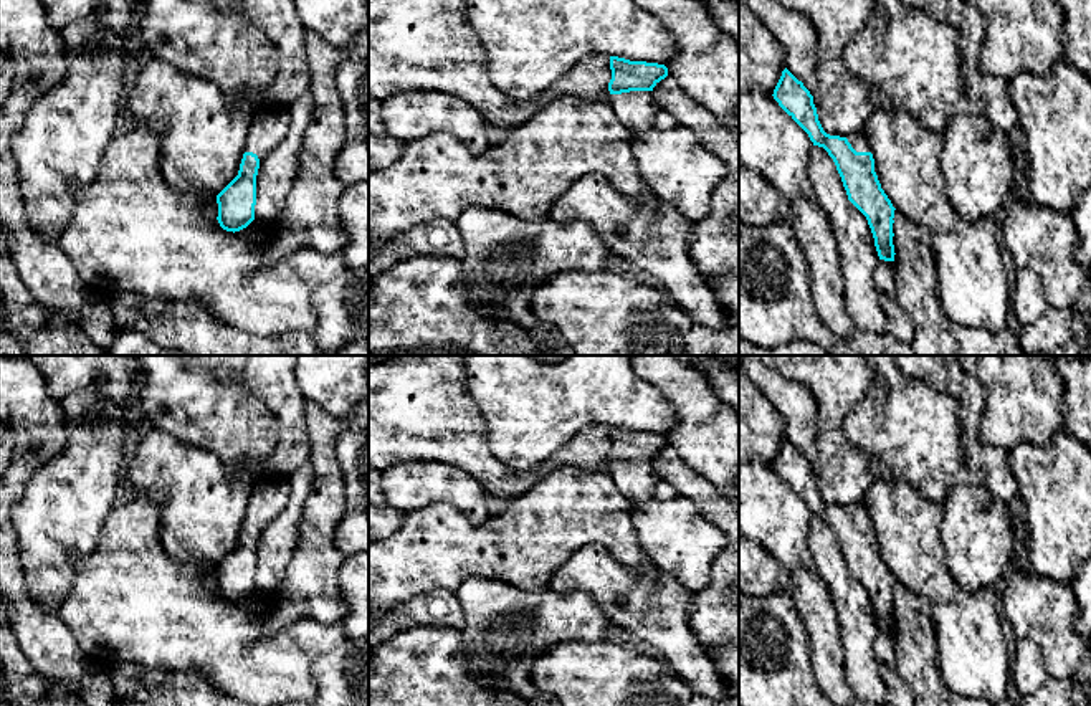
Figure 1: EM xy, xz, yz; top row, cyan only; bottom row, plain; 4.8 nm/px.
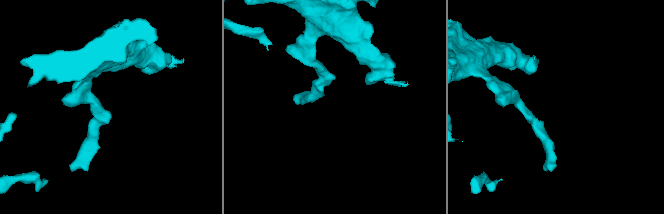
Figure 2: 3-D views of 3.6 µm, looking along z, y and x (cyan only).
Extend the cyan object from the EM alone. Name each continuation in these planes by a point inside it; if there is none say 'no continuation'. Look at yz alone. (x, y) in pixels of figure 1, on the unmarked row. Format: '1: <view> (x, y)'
1: yz (860, 513)

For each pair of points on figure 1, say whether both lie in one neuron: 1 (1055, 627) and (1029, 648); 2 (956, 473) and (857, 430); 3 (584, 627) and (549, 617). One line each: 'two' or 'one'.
1: two
2: one
3: one

